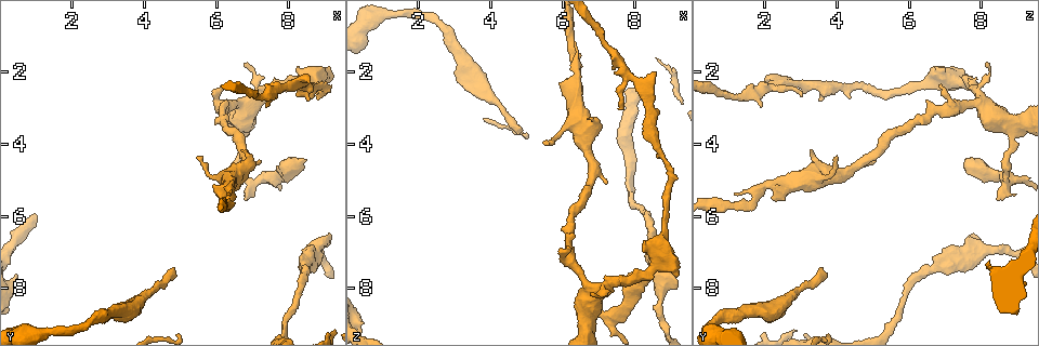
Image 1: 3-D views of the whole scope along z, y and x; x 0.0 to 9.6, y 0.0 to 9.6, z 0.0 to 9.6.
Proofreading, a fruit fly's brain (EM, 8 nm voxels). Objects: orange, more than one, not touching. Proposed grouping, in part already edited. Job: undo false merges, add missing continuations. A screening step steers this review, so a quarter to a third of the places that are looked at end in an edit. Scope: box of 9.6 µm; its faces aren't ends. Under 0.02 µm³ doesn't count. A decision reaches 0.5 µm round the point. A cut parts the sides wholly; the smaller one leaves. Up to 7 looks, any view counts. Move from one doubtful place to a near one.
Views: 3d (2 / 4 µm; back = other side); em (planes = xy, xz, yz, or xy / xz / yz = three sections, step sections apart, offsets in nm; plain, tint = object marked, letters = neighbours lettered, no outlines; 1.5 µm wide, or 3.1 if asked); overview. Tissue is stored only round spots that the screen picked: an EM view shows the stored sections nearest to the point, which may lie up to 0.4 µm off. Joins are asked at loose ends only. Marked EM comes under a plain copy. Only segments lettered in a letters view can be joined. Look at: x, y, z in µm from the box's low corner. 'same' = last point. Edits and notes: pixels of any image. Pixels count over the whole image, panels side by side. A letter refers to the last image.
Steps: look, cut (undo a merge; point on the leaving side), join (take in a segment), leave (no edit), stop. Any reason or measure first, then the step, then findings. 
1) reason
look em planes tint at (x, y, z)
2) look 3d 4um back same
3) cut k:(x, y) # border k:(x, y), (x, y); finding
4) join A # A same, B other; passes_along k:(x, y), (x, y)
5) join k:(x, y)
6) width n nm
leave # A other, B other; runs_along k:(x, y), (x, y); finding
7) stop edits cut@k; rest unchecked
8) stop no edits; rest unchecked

free end
look 3d 2um at (6.75, 5.60, 8.50)

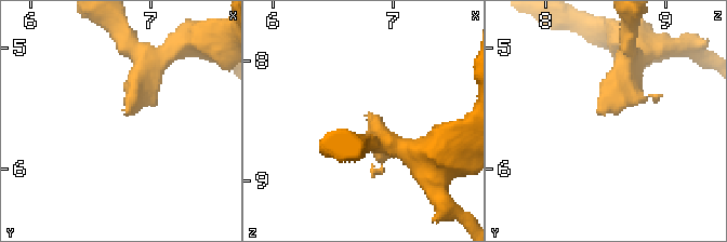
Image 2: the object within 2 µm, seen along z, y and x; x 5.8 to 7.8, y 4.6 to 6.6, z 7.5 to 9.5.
shape alone is not enough
look em xz step 4 letters at (6.78, 5.54, 8.48)

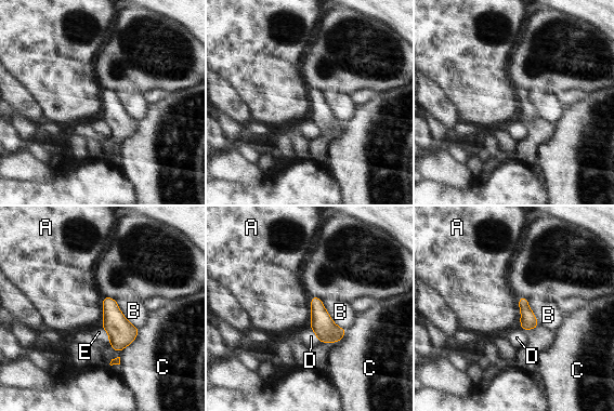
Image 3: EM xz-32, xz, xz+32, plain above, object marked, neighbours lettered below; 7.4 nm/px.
width 120 nm
leave # A other, B other, C other, D other, E other; none of them fits

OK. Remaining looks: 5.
look 3d 2um at (6.65, 4.20, 3.25)

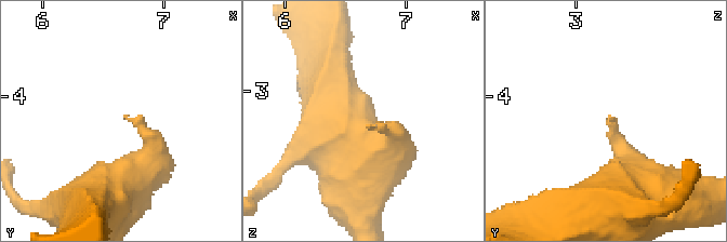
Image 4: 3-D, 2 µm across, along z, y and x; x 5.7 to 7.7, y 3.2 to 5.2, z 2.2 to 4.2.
now the EM
look em planes letters at (6.68, 4.16, 3.28)

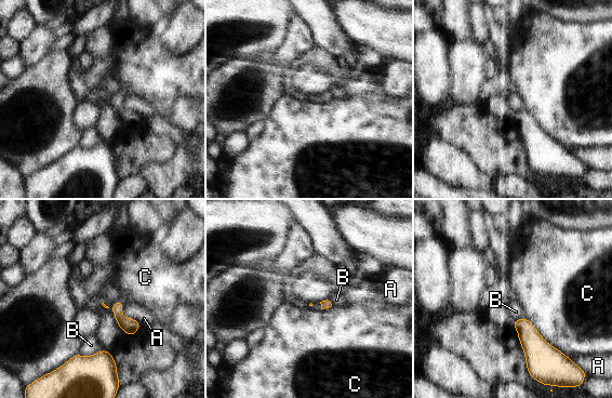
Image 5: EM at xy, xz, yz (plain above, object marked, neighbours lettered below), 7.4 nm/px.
leave # A other, B other, C other; border 5:(526, 317), (535, 330), (562, 354); no lettered segment goes on from it

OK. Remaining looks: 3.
free end
look em xy step 4 letters at (4.70, 7.65, 3.75)

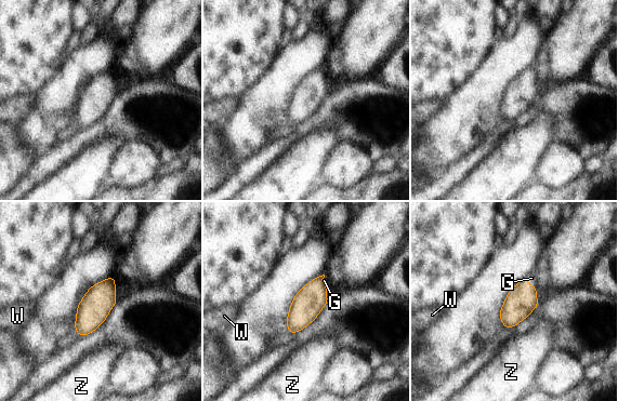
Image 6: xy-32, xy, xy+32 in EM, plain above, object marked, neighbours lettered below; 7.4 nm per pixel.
look em planes letters same

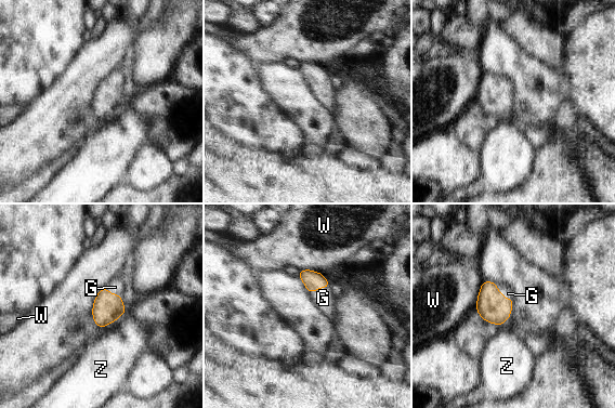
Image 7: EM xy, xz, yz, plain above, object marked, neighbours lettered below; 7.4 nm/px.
join G # G same, W other, Z other; passes_along 7:(492, 305), (502, 294), (508, 293); it goes on there

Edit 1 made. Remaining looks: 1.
stop edits join@7; rest unchecked

